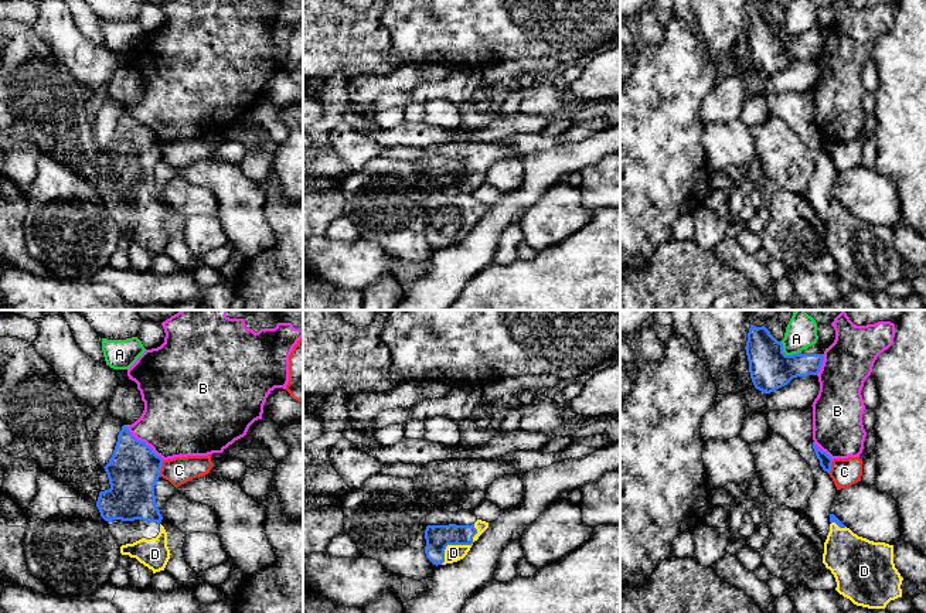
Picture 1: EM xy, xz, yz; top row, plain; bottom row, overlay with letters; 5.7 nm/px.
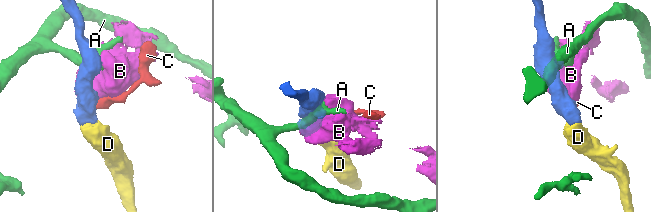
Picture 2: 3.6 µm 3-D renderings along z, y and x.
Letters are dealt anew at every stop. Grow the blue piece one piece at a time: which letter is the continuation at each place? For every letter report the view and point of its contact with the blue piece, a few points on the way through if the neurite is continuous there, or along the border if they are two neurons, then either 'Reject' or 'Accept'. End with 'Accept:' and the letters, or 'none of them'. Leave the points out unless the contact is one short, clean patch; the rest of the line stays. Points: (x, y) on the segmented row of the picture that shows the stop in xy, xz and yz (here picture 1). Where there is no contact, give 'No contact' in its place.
A: Touches blue at yz (787, 356). Boundary: yz (780, 341), (782, 350), (786, 354), (800, 353). Reject
B: Touches blue at xy (143, 442). Reject
C: Touches blue at xy (160, 469). Boundary: xy (164, 460), (159, 476). Reject
D: Touches blue at xz (459, 544). Path across: xz (438, 537), (445, 544), (459, 544), (453, 552). Accept
Accept: D

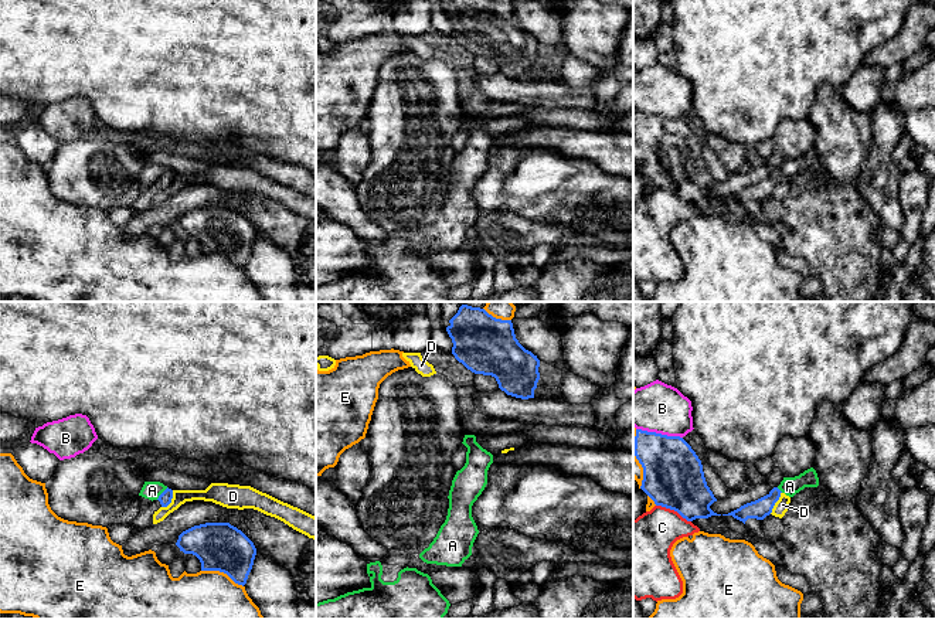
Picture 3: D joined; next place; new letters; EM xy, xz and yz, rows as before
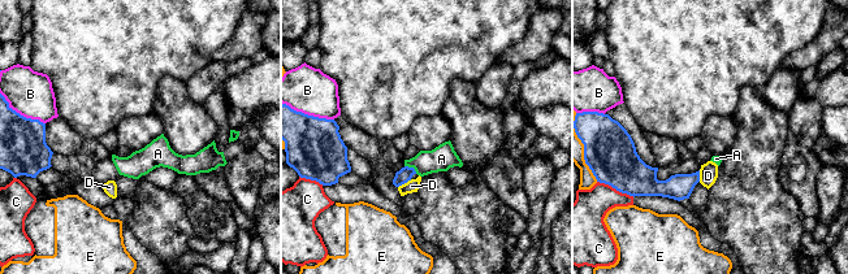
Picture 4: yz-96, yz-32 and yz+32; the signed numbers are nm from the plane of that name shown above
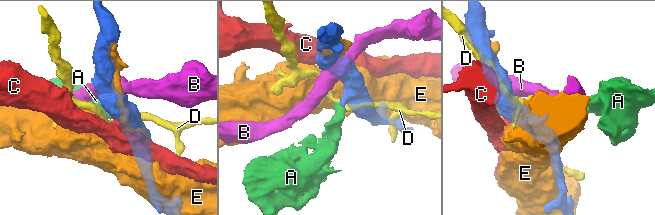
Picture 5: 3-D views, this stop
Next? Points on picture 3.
A: Touches blue at xy (162, 493). Boundary: xy (167, 487), (156, 499). Reject
B: Touches blue at yz (659, 434). Reject
C: Touches blue at yz (673, 509). Boundary: yz (656, 504), (673, 509), (690, 521). Reject
D: Touches blue at xy (170, 500). Boundary: xy (173, 490), (172, 500), (162, 507). Reject
E: Touches blue at xy (223, 571). Reject
Accept: none of them

